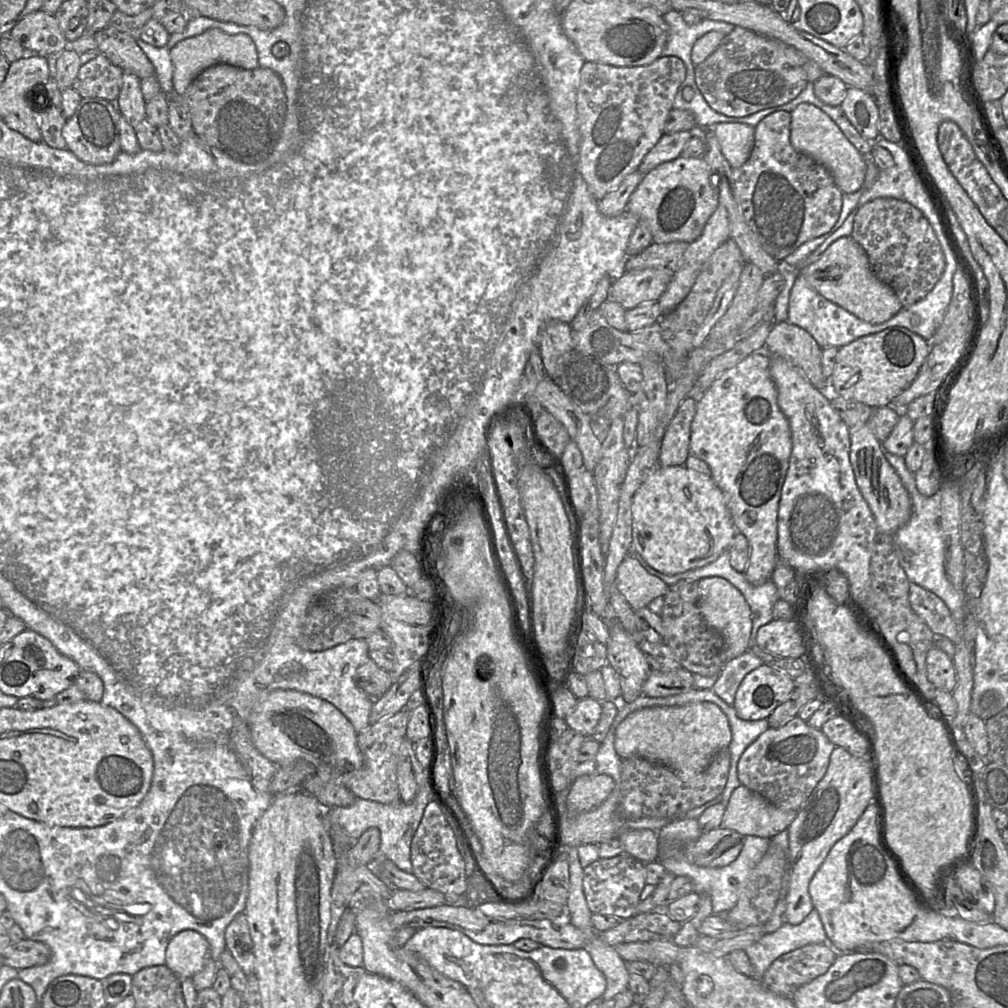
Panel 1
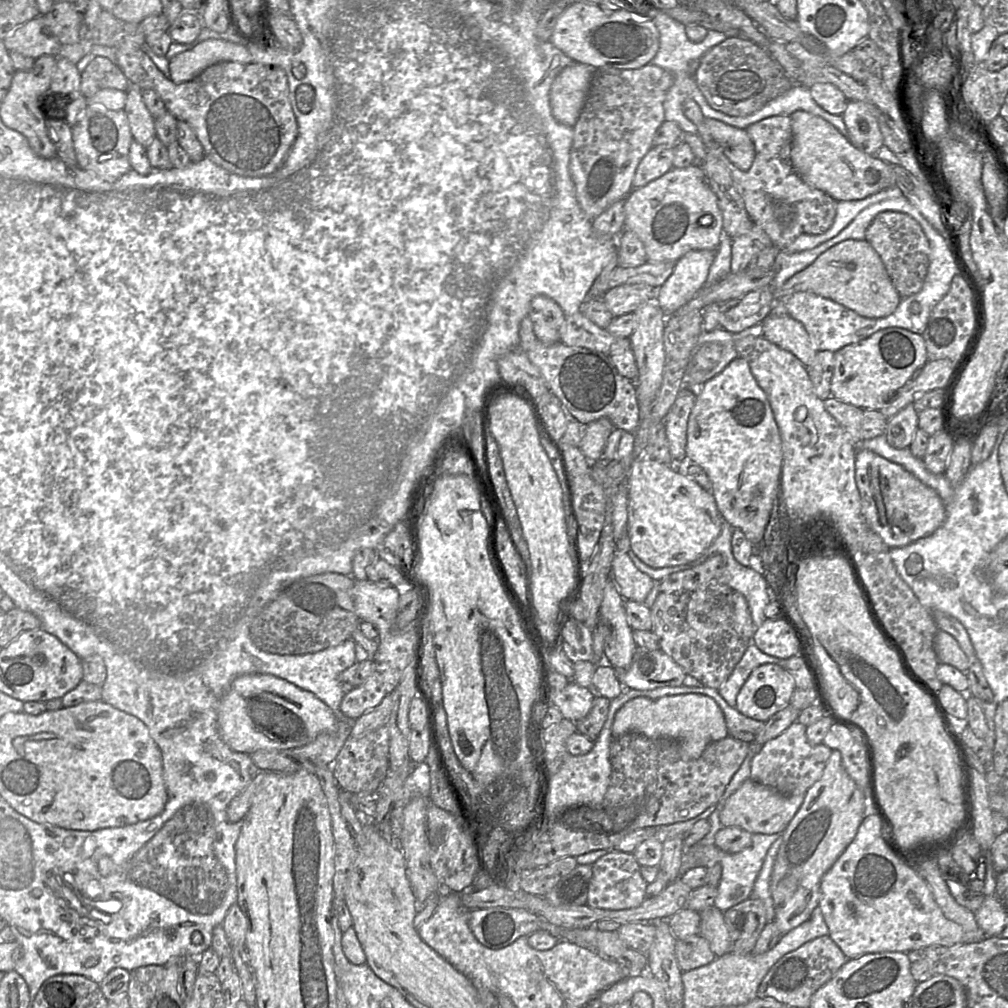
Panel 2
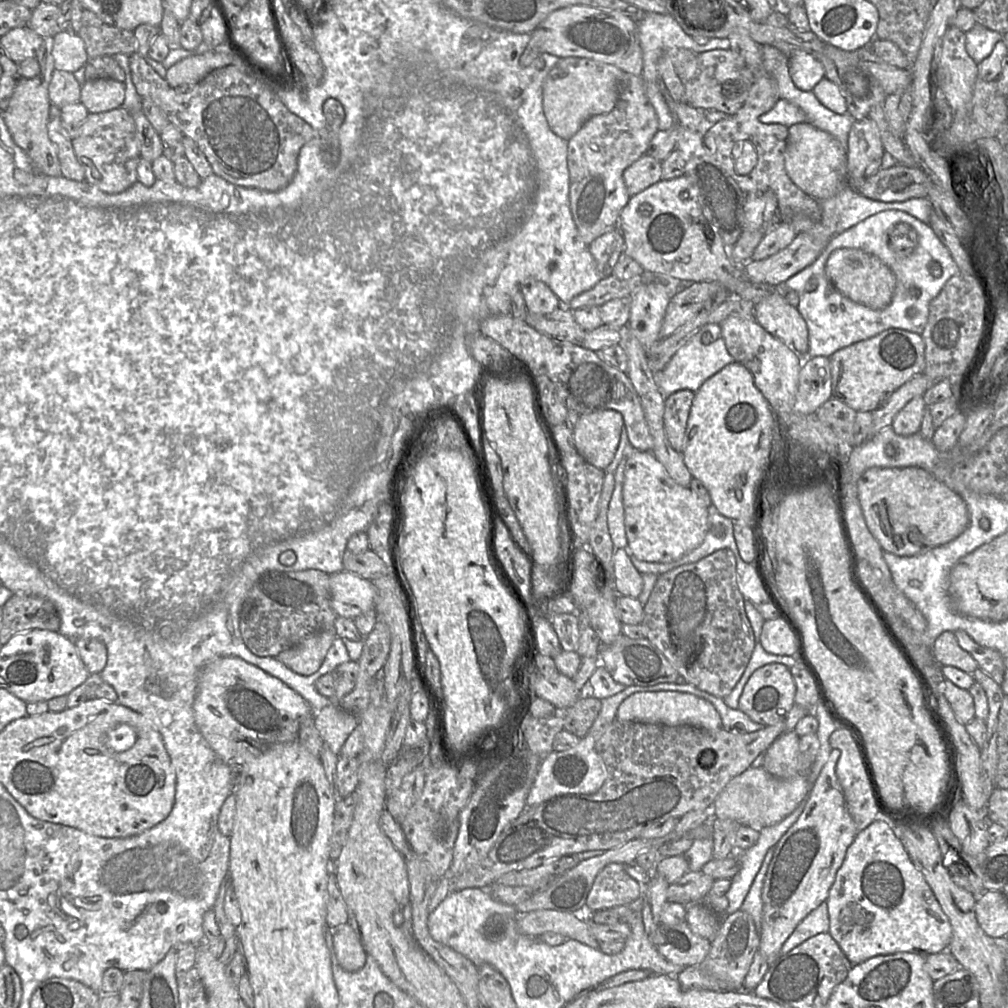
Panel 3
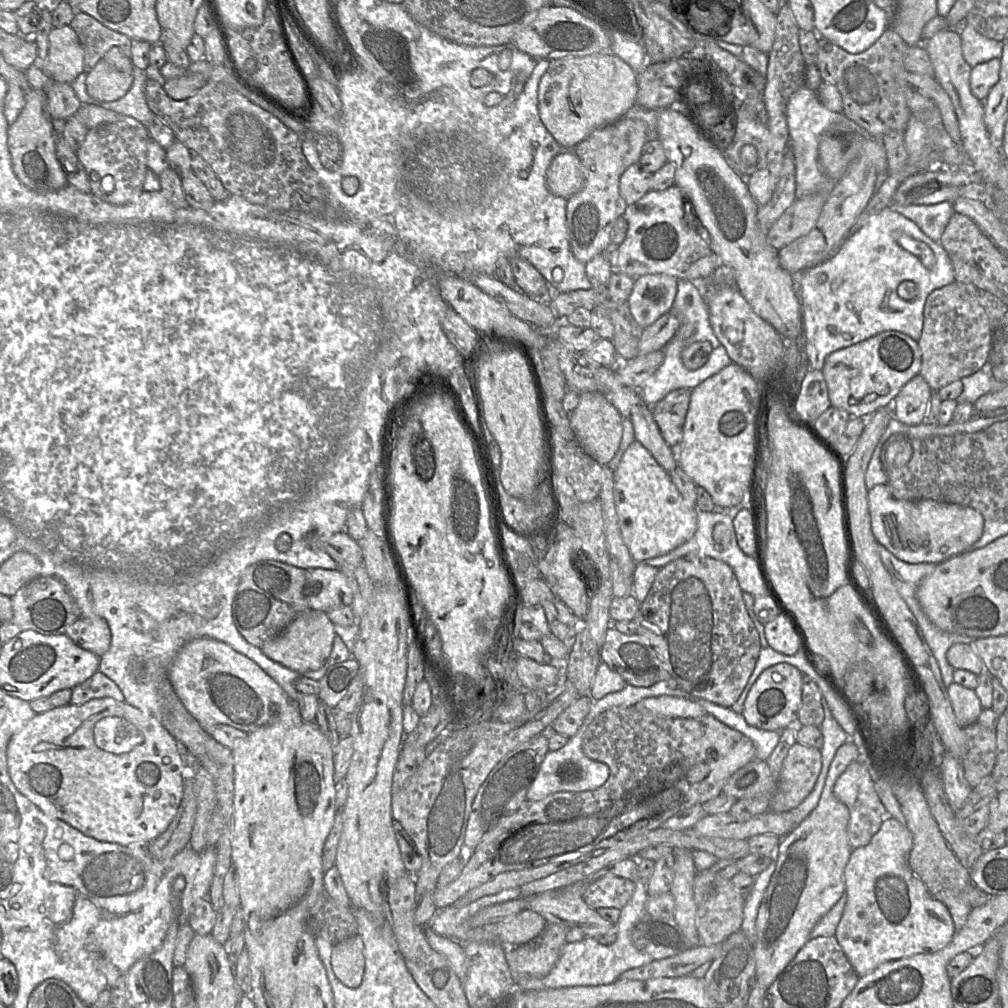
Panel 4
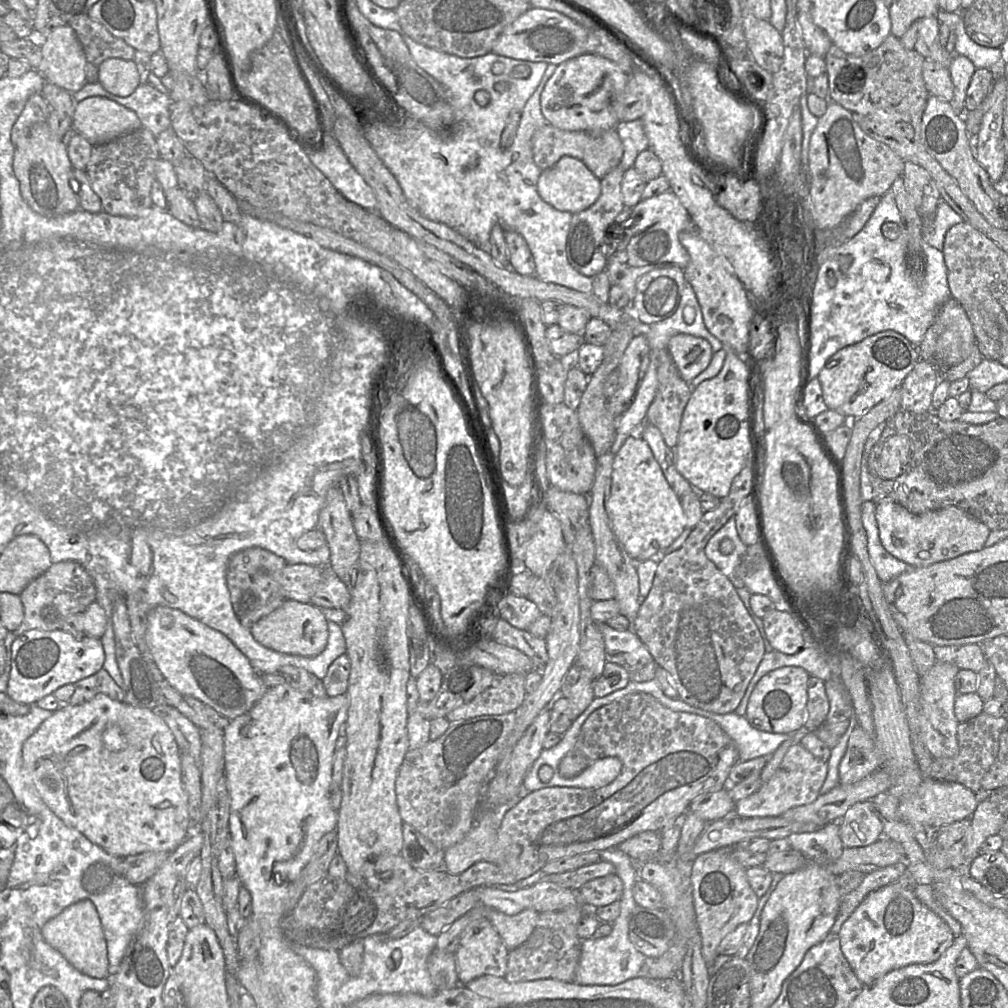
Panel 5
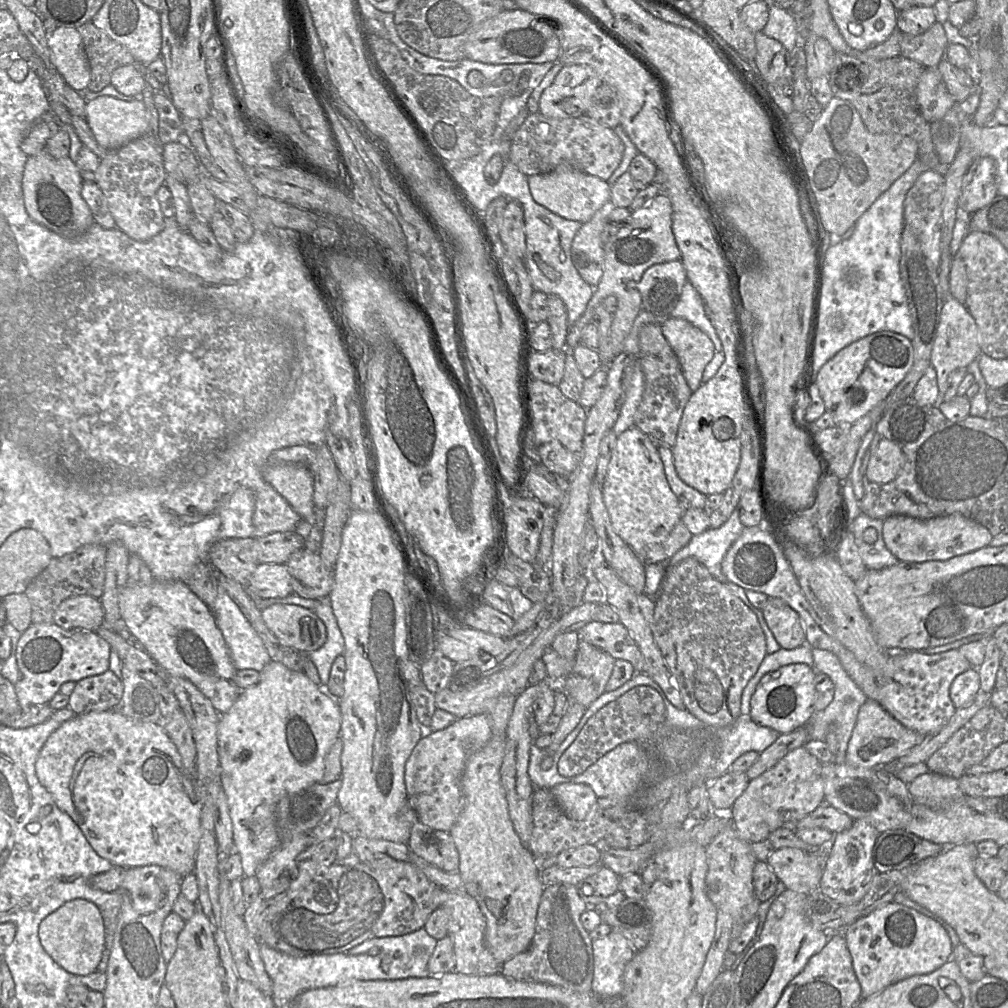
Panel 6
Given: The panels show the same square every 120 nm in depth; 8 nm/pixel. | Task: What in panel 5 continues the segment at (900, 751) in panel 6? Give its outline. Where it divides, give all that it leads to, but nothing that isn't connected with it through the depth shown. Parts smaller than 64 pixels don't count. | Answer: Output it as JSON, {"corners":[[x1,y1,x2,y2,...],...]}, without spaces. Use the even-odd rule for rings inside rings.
{"corners":[[857,726,850,736,847,750,839,764,840,784,858,782,881,767,881,753,874,741]]}

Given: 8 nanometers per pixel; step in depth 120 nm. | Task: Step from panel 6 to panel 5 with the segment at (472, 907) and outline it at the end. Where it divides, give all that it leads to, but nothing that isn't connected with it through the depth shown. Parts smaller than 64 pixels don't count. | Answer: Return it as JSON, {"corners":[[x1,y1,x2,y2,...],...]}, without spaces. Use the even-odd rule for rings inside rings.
{"corners":[[487,918,472,922,454,953,459,983,484,975,505,977,509,951]]}

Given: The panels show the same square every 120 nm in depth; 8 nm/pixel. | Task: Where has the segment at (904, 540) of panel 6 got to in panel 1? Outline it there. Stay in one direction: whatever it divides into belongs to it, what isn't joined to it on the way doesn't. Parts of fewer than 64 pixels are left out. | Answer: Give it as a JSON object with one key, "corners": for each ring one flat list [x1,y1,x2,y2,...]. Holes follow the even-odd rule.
{"corners":[[867,424,849,429,849,435,850,463,856,484,874,516,878,533,894,535,911,516,912,504,909,493,885,458,882,443,873,435]]}

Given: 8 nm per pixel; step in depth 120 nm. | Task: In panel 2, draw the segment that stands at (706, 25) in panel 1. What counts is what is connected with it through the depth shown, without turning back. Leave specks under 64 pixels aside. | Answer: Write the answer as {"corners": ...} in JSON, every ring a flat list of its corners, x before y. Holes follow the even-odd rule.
{"corners":[[664,12,657,15,653,22,660,34,660,44,650,64,670,72,673,78,680,72,685,75,691,61,701,59,711,48,727,39,722,32,708,30,703,41,692,42,687,37,686,26]]}

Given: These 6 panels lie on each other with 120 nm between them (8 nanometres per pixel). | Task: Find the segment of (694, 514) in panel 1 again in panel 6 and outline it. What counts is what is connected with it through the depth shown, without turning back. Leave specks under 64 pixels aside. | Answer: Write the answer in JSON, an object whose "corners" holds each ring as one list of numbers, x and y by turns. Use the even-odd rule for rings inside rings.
{"corners":[[635,425,617,436,602,495,614,531,633,551,664,541,684,511,668,484,658,446]]}

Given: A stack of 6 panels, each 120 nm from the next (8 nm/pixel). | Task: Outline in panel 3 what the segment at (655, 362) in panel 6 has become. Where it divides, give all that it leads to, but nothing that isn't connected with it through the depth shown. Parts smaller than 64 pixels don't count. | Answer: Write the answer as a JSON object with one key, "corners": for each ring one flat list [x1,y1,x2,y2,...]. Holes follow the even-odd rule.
{"corners":[[683,389,674,392,664,401,664,428,670,445,682,454,685,430,695,392]]}

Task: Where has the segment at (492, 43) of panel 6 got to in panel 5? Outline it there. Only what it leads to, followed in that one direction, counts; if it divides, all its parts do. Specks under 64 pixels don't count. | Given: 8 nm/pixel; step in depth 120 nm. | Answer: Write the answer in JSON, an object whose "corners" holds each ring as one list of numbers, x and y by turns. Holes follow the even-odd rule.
{"corners":[[530,8,509,24,493,44,491,52,530,62,560,63,585,53,588,30,567,16,541,8]]}

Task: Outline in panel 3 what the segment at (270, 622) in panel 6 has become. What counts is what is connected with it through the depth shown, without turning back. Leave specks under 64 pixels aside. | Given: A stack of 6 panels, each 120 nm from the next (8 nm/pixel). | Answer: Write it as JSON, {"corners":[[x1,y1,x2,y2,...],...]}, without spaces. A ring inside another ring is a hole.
{"corners":[[335,630,316,633,275,658,296,674,309,676,320,668,336,637]]}

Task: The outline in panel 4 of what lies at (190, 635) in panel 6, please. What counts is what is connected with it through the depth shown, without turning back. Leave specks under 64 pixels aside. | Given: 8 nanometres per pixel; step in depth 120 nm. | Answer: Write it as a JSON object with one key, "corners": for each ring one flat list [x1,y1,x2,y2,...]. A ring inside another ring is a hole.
{"corners":[[203,637,187,642,177,653,168,670,168,679,185,709,206,732,216,724,233,727,245,734,270,724,291,700,281,687,255,662,224,642]]}

